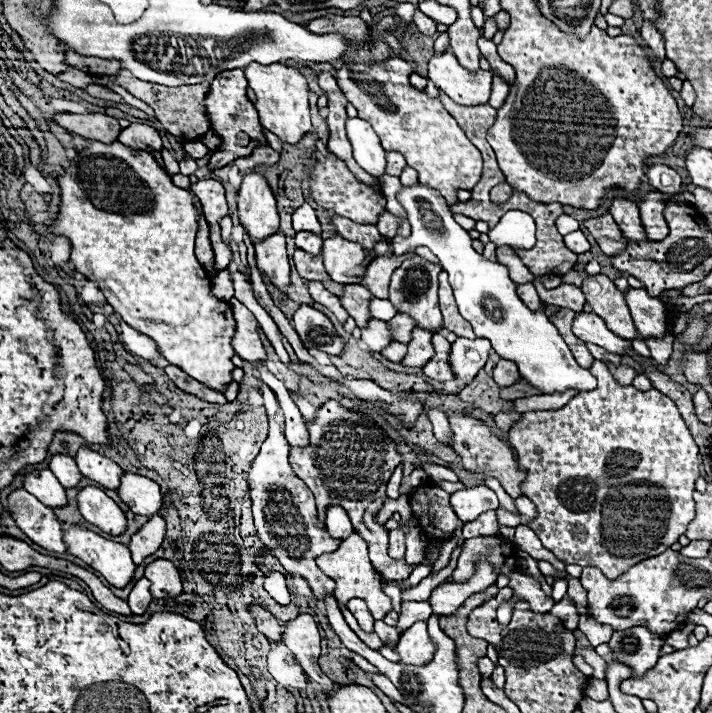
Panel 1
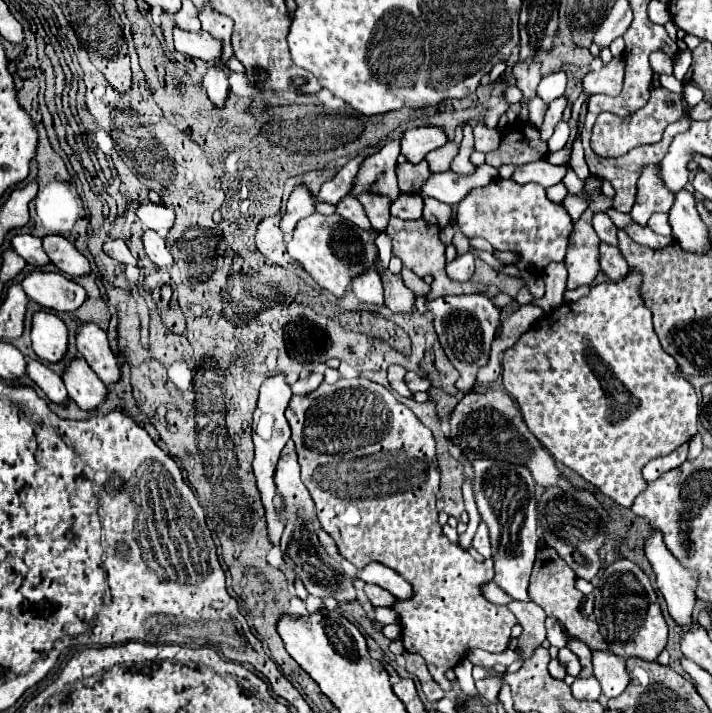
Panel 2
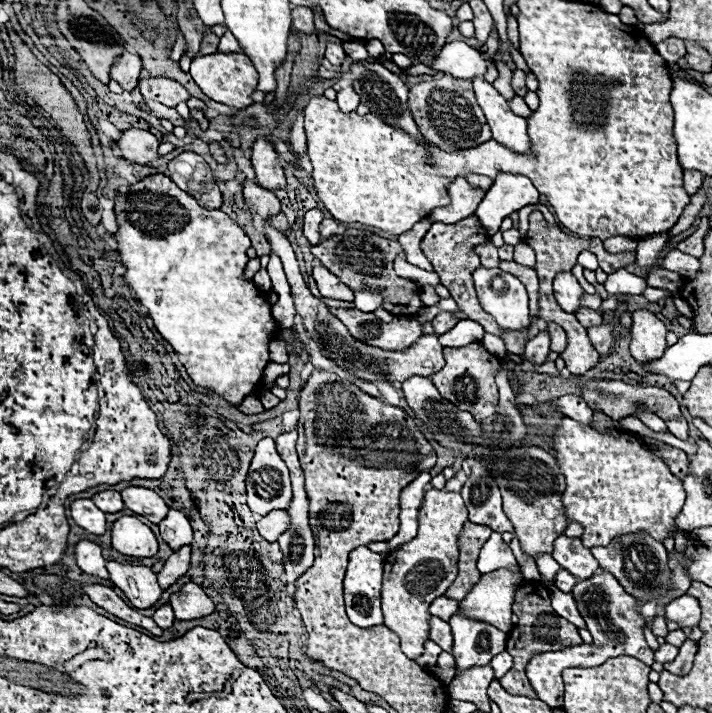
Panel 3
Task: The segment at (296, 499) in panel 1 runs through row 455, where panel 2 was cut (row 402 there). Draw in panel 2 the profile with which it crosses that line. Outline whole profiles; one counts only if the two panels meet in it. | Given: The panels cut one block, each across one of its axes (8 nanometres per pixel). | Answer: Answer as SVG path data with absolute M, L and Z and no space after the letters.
M284 374L270 376L262 386L260 386L260 398L258 398L258 408L254 410L254 422L252 422L252 438L254 438L254 474L256 474L256 484L262 494L262 500L274 500L274 470L276 462L280 458L282 448L290 440L290 424L284 416L284 410L292 398L292 390L284 380Z

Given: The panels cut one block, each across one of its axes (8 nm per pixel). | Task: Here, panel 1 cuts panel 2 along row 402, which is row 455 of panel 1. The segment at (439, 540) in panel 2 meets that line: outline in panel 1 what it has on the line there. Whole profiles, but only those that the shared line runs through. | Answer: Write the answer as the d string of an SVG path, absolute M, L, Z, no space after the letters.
M336 400L324 402L316 410L316 418L312 422L306 422L306 426L308 426L308 434L310 434L308 440L310 442L304 448L290 448L290 466L292 466L294 474L312 490L312 494L316 498L316 506L318 506L318 518L324 522L330 506L344 508L346 514L350 516L354 532L360 534L366 542L370 542L368 546L370 546L370 556L372 556L374 568L384 578L390 578L390 580L408 578L412 568L404 560L392 560L388 556L388 552L386 552L388 550L388 530L386 530L386 526L376 522L376 514L380 512L380 508L386 500L386 484L388 484L394 468L402 462L402 454L398 452L396 442L372 418L366 418L360 412L348 410Z

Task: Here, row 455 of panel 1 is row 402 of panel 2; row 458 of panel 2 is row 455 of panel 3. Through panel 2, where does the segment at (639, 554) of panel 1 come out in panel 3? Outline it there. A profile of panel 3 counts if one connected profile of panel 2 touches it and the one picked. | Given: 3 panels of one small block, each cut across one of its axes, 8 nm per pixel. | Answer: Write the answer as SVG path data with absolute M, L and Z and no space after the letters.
M562 418L558 432L554 434L554 448L556 448L556 460L566 476L566 492L562 494L562 502L566 506L566 516L574 522L580 522L584 526L584 546L608 546L612 538L646 530L652 538L664 540L668 536L670 528L676 528L674 516L684 506L684 488L680 478L676 478L668 466L652 456L640 442L638 436L630 432L622 432L618 438L598 434L586 424L580 424L570 418Z

